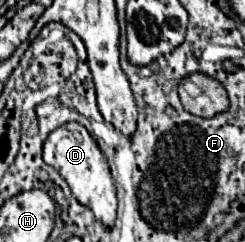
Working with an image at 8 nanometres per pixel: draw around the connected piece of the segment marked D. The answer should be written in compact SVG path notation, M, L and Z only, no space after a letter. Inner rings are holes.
M66 122L66 124L58 126L56 130L52 130L44 142L44 162L58 170L58 174L68 182L76 200L80 204L88 206L104 226L114 224L116 204L118 204L114 178L110 174L108 162L100 150L98 142L90 136L90 132L82 124Z

